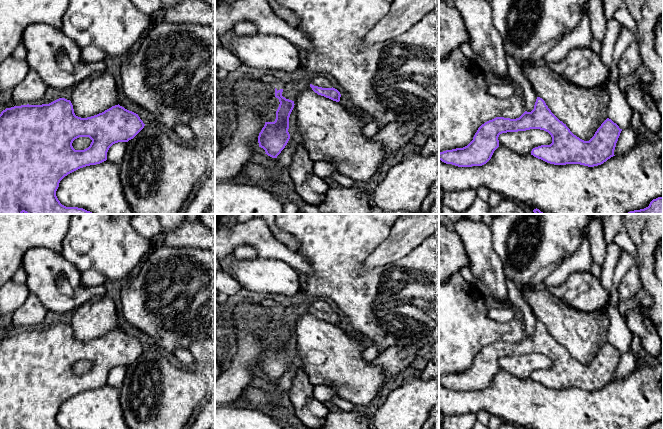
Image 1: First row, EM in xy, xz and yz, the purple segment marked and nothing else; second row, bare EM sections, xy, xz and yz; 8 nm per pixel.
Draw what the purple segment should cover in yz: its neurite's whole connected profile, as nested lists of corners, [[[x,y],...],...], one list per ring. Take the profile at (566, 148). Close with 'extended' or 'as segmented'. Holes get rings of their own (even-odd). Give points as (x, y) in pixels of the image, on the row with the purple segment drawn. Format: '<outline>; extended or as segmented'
[[[537,97],[531,112],[525,111],[516,119],[496,117],[485,122],[467,146],[440,152],[439,160],[458,167],[482,166],[499,147],[500,134],[530,129],[544,130],[552,137],[550,145],[532,149],[534,157],[554,165],[580,164],[588,167],[601,165],[615,156],[614,150],[622,131],[607,118],[594,136],[584,141],[551,112],[542,98]]]; as segmented

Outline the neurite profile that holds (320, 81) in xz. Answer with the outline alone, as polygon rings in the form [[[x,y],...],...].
[[[320,75],[315,76],[311,80],[310,84],[314,86],[322,87],[322,88],[332,88],[333,87],[327,78],[320,76]]]

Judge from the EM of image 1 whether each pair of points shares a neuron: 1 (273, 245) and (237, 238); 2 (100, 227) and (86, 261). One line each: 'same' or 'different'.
1: same
2: same

